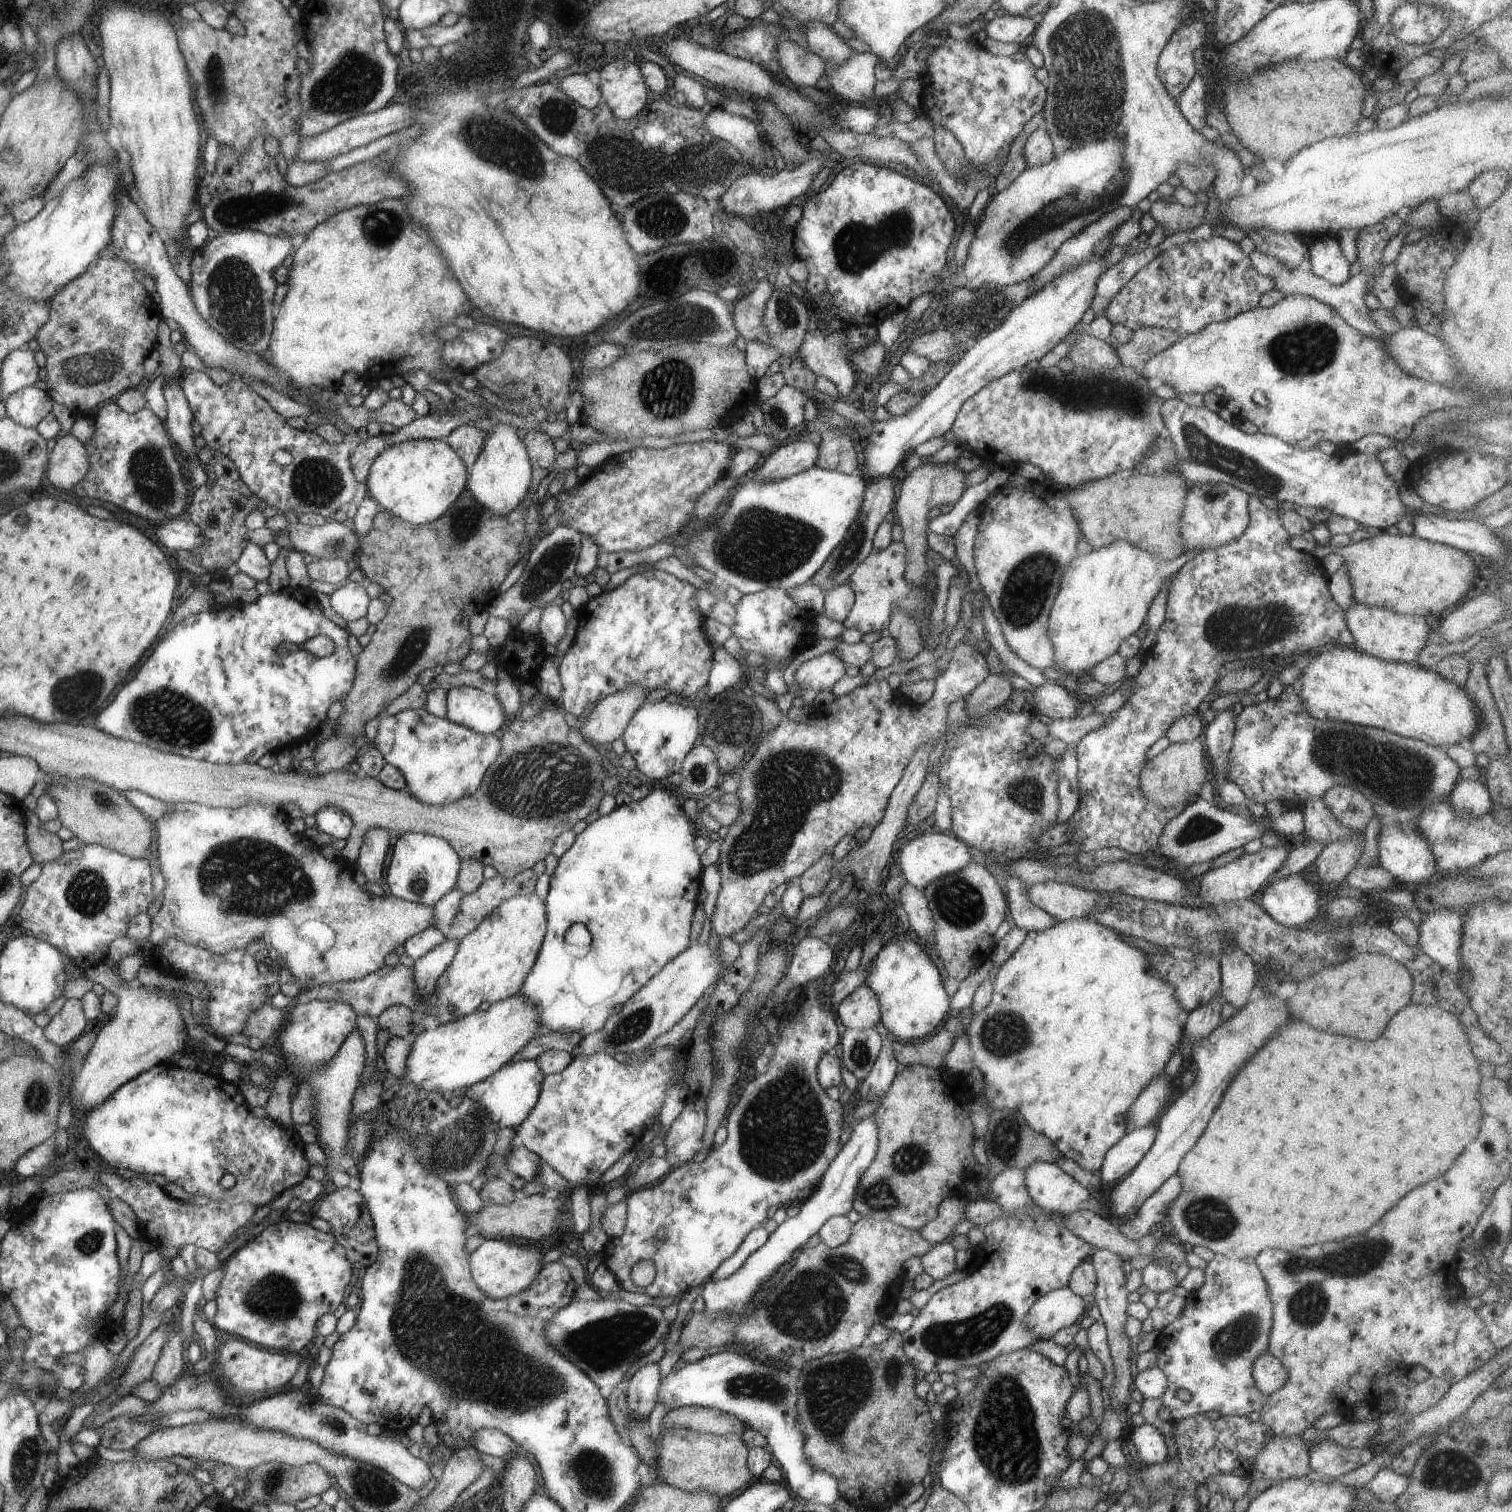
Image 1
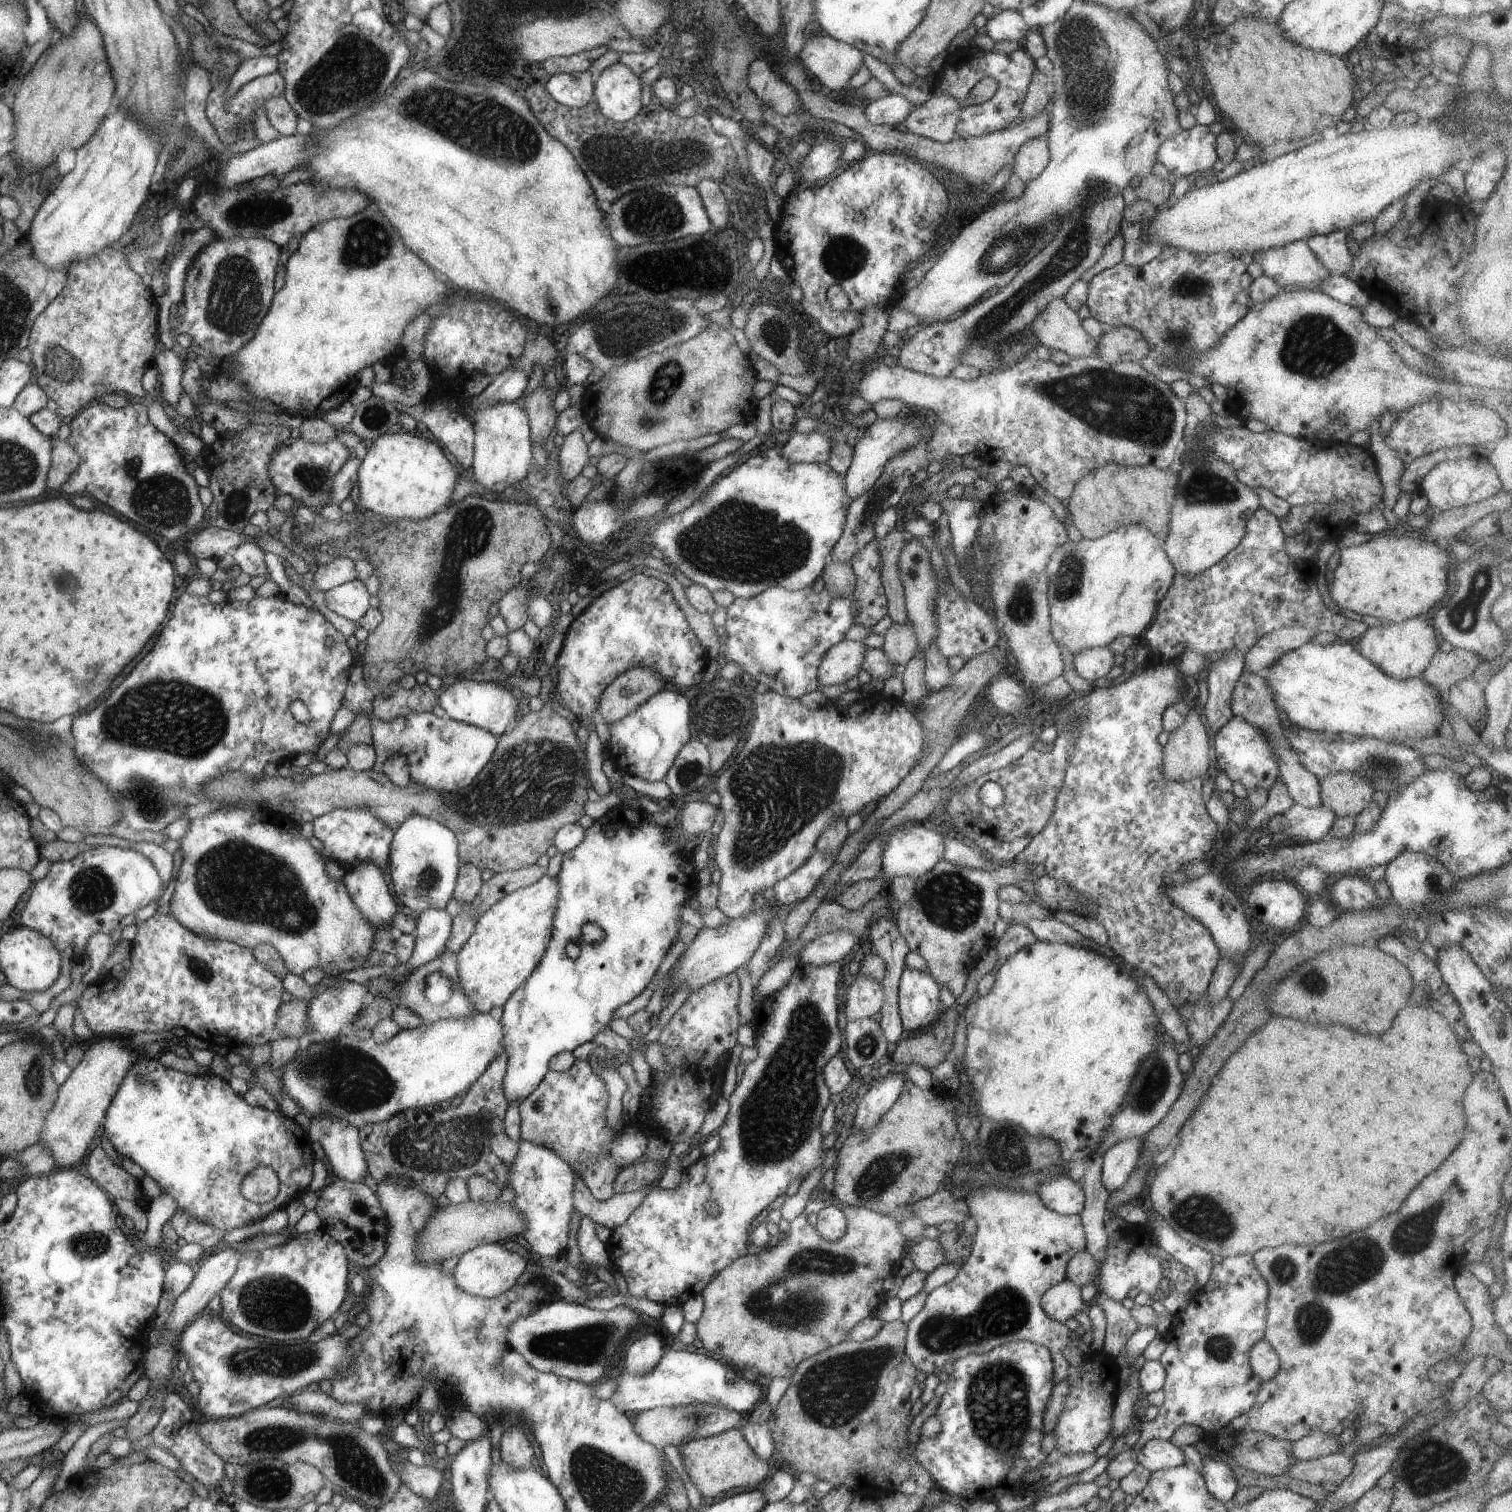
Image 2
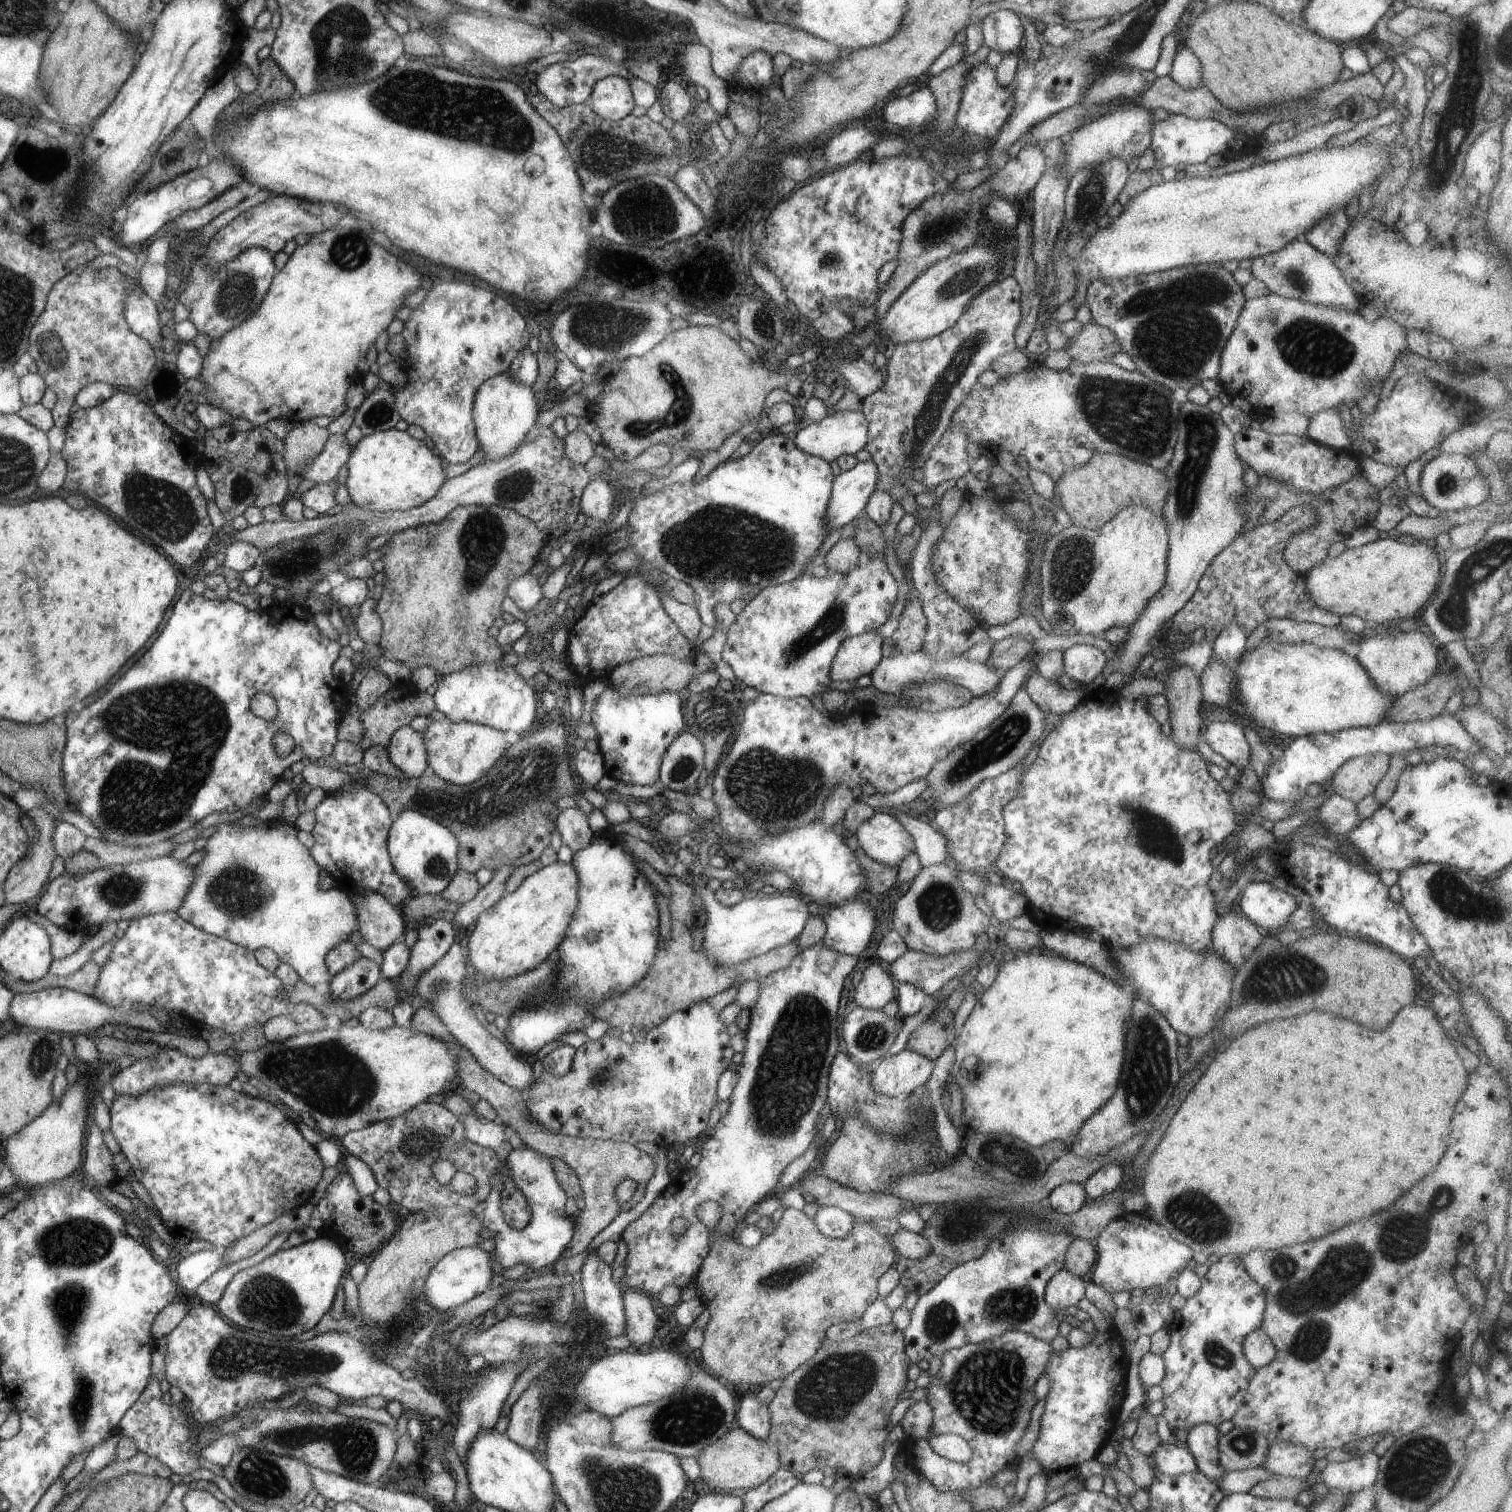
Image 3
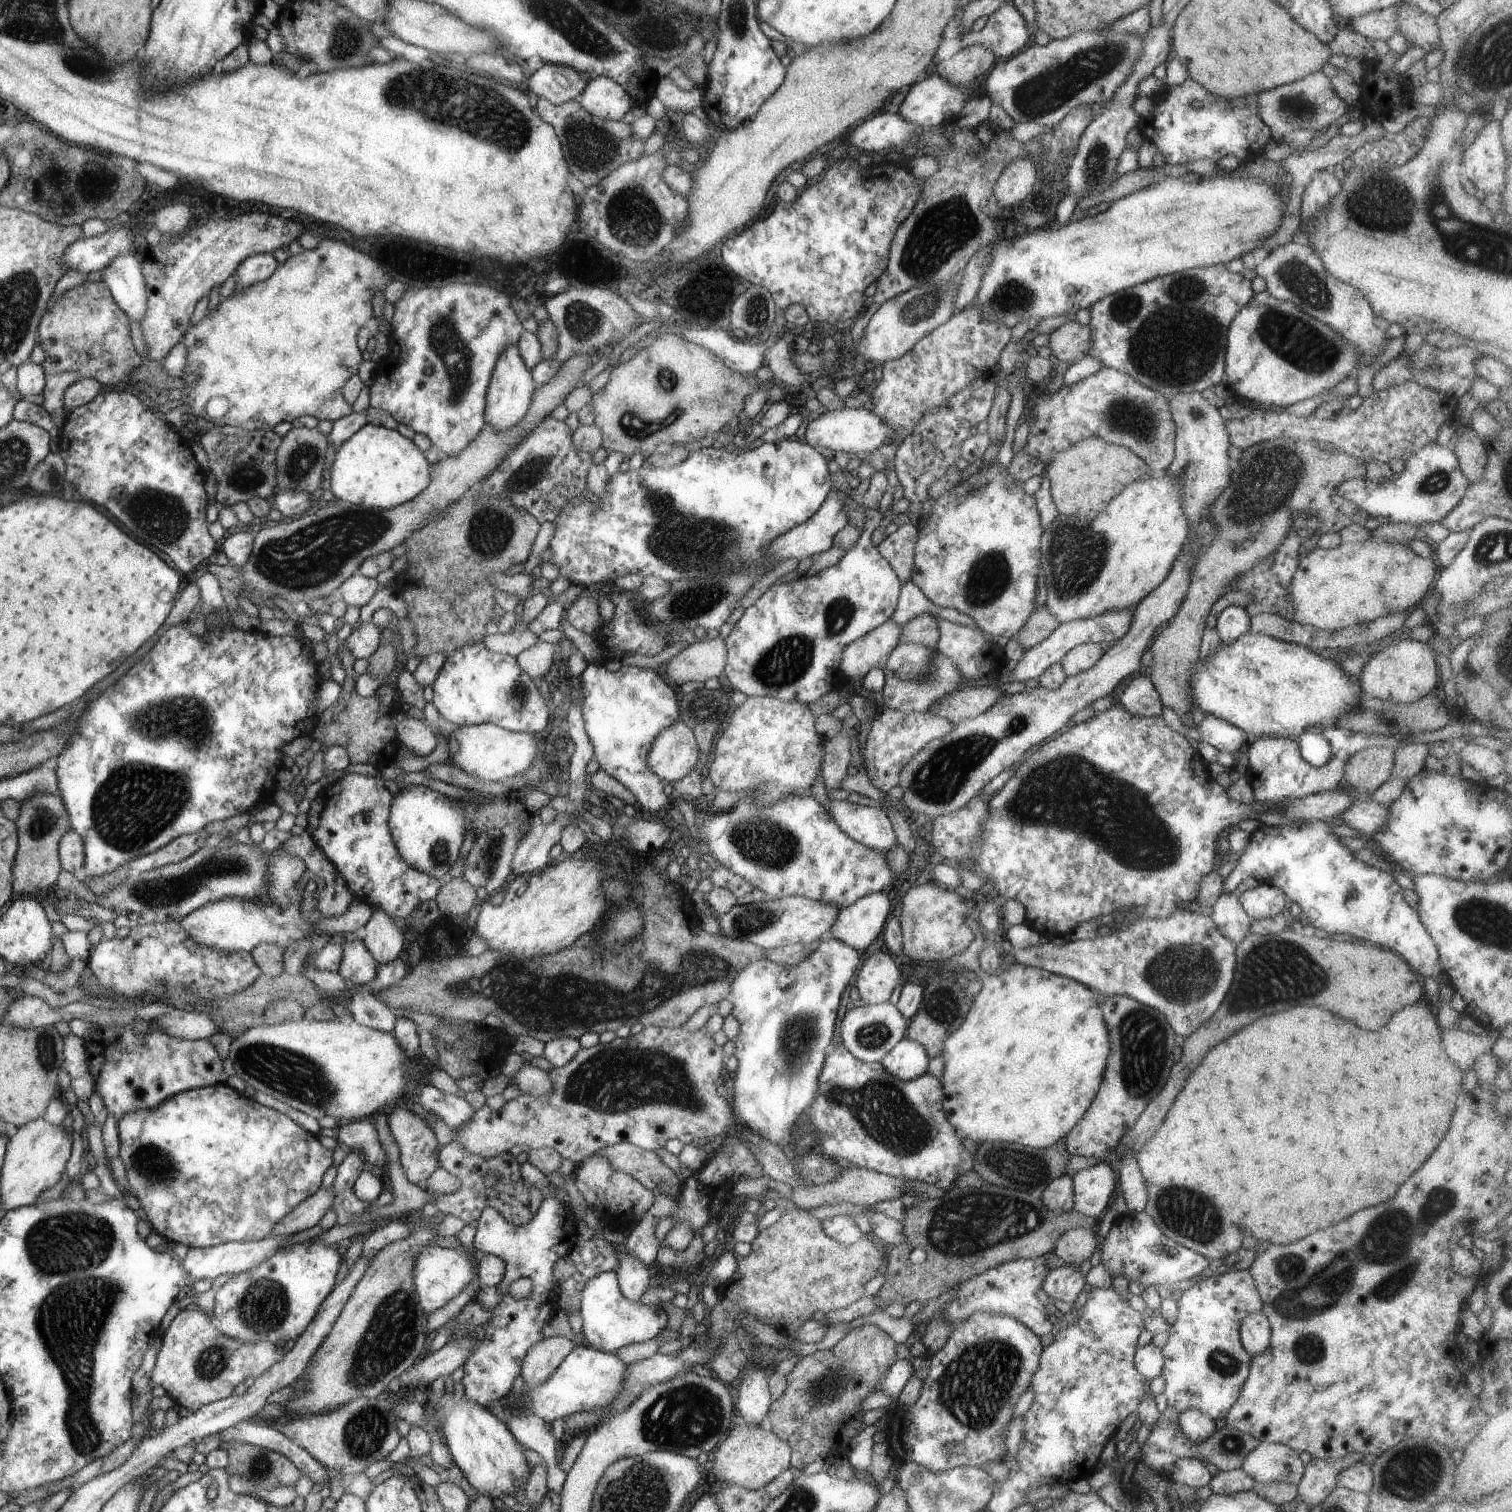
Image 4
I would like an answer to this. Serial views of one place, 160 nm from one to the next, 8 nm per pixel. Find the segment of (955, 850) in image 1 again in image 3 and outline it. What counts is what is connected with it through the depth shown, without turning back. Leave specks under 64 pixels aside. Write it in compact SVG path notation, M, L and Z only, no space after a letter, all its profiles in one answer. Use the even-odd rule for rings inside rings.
M874 814L873 818L864 822L855 834L862 850L874 860L886 866L897 868L910 853L915 852L913 836L905 826L896 818L888 814Z

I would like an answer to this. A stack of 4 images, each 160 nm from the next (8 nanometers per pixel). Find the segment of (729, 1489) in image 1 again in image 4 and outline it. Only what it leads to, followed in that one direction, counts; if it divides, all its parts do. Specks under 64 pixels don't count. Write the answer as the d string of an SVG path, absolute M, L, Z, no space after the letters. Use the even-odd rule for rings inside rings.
M746 1423L727 1433L727 1437L714 1450L712 1474L731 1485L758 1490L791 1466L791 1448L764 1425Z

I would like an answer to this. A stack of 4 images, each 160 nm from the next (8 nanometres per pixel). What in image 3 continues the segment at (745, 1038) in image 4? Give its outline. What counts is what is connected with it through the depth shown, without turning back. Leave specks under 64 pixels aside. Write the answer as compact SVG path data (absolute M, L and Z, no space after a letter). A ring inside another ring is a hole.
M816 943L815 945L806 947L802 952L787 966L785 969L773 972L764 978L758 980L760 984L760 996L749 1009L750 1022L746 1033L746 1046L743 1051L743 1059L740 1068L736 1069L736 1079L734 1081L734 1088L731 1096L729 1097L730 1107L728 1112L721 1116L721 1119L714 1128L714 1134L706 1141L701 1141L701 1146L697 1147L698 1152L701 1154L700 1163L696 1167L689 1169L684 1168L677 1170L672 1177L671 1181L667 1185L664 1191L662 1191L649 1208L636 1220L629 1223L622 1232L620 1240L626 1244L628 1249L628 1255L624 1263L624 1275L622 1276L620 1284L624 1286L624 1289L633 1289L634 1291L642 1291L646 1293L652 1300L656 1301L660 1297L660 1293L666 1286L676 1286L682 1290L683 1288L690 1287L695 1284L695 1280L708 1259L710 1252L711 1234L714 1232L719 1237L726 1237L727 1239L736 1238L736 1234L739 1227L744 1224L746 1216L754 1210L755 1206L762 1200L768 1198L772 1194L777 1193L780 1190L778 1179L784 1172L784 1168L790 1164L798 1156L802 1156L810 1148L810 1144L814 1142L814 1138L818 1137L820 1132L818 1131L818 1116L822 1108L827 1103L827 1082L829 1080L829 1068L831 1067L834 1057L838 1054L838 1046L840 1046L840 1040L838 1040L838 1034L836 1029L838 1028L838 1004L840 1002L840 996L842 996L842 985L844 979L851 975L855 970L854 967L858 963L858 958L855 956L840 954L839 952L830 950L826 945L822 943ZM706 1200L716 1201L722 1206L722 1218L720 1222L715 1226L713 1231L708 1230L696 1216L696 1207ZM682 1217L687 1221L687 1231L684 1231L681 1235L674 1234L674 1228L671 1227L672 1221Z

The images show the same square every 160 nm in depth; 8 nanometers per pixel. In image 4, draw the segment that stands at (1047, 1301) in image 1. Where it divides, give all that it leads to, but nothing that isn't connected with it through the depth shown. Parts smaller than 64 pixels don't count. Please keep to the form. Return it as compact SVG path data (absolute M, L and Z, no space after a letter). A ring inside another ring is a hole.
M1062 1266L1052 1269L1044 1279L1043 1290L1054 1300L1063 1300L1072 1304L1078 1298L1078 1294L1085 1289L1086 1279L1072 1266Z

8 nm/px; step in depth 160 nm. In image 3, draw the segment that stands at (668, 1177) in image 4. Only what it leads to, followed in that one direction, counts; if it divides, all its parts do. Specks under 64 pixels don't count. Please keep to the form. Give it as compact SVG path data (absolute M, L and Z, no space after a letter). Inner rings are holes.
M422 1005L416 1007L412 1018L410 1019L410 1028L417 1031L432 1033L434 1036L442 1037L451 1044L453 1049L459 1054L458 1070L461 1076L463 1086L476 1092L482 1100L490 1103L496 1110L498 1120L504 1124L510 1133L515 1133L523 1140L527 1147L536 1149L538 1152L549 1156L551 1159L557 1159L566 1163L579 1178L583 1190L585 1202L584 1211L579 1214L574 1227L574 1240L572 1246L566 1252L559 1256L558 1264L550 1263L541 1269L533 1269L519 1278L520 1282L529 1281L530 1278L538 1277L544 1270L553 1270L565 1262L566 1257L572 1257L580 1254L588 1248L588 1245L606 1226L619 1214L618 1202L610 1201L615 1194L615 1188L626 1179L632 1179L638 1183L647 1184L650 1178L654 1176L656 1163L654 1158L645 1152L642 1152L635 1145L627 1142L618 1142L613 1140L591 1139L586 1137L569 1137L545 1129L540 1123L537 1123L530 1112L529 1106L524 1098L524 1093L518 1089L503 1083L498 1077L492 1076L485 1068L482 1068L480 1062L466 1047L462 1047L457 1038L448 1032L445 1024L432 1012L432 1009Z

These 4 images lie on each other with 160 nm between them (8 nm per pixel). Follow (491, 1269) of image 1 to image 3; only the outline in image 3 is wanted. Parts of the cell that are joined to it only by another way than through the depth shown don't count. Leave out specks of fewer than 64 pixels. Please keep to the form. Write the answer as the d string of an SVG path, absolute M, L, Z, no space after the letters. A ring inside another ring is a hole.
M480 1246L462 1247L449 1252L438 1264L434 1265L428 1279L426 1279L426 1294L429 1305L436 1307L439 1312L452 1310L464 1302L490 1288L490 1282L495 1275L492 1272L492 1256Z

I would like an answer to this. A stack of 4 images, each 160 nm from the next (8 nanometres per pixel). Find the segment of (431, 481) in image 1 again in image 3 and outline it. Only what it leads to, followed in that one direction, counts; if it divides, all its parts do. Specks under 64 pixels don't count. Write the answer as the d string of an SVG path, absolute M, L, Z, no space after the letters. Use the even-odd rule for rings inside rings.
M385 430L363 437L349 456L348 488L352 505L368 512L407 511L428 503L447 482L440 458L408 431Z

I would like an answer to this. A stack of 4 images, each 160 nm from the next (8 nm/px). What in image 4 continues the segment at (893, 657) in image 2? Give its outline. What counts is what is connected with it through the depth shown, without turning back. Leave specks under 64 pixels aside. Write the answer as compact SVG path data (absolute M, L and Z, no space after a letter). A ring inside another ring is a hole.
M920 613L902 626L900 643L916 643L931 651L935 649L940 636L939 621L936 617L930 613Z

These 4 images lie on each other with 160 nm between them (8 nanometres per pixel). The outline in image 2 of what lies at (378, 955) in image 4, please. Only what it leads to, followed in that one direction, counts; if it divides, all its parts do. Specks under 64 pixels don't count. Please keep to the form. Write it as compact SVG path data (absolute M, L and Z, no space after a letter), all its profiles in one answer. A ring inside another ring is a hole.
M374 862L358 864L345 872L343 881L369 923L378 931L383 925L392 925L396 902L390 894L386 878Z

